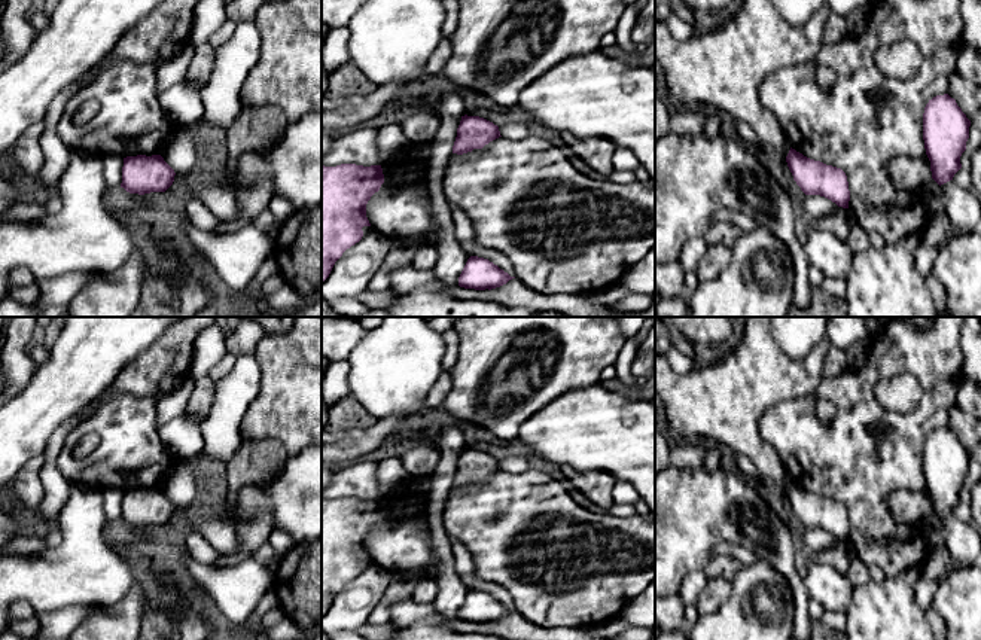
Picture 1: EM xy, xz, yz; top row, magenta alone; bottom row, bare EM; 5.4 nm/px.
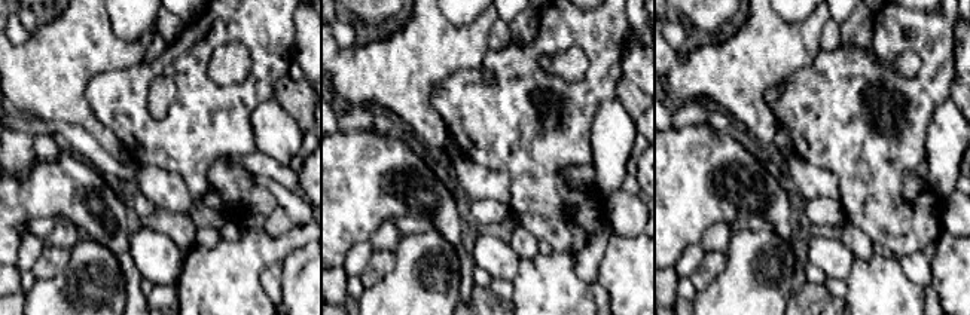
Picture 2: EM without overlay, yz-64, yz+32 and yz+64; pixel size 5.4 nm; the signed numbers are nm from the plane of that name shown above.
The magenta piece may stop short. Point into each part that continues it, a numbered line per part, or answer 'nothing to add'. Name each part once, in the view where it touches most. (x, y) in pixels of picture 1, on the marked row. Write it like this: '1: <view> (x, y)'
nothing to add

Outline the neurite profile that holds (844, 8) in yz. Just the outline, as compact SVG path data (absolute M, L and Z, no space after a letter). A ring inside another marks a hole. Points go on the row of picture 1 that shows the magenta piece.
M826 0L828 9L837 12L841 16L849 16L862 7L871 7L871 4L871 0Z

